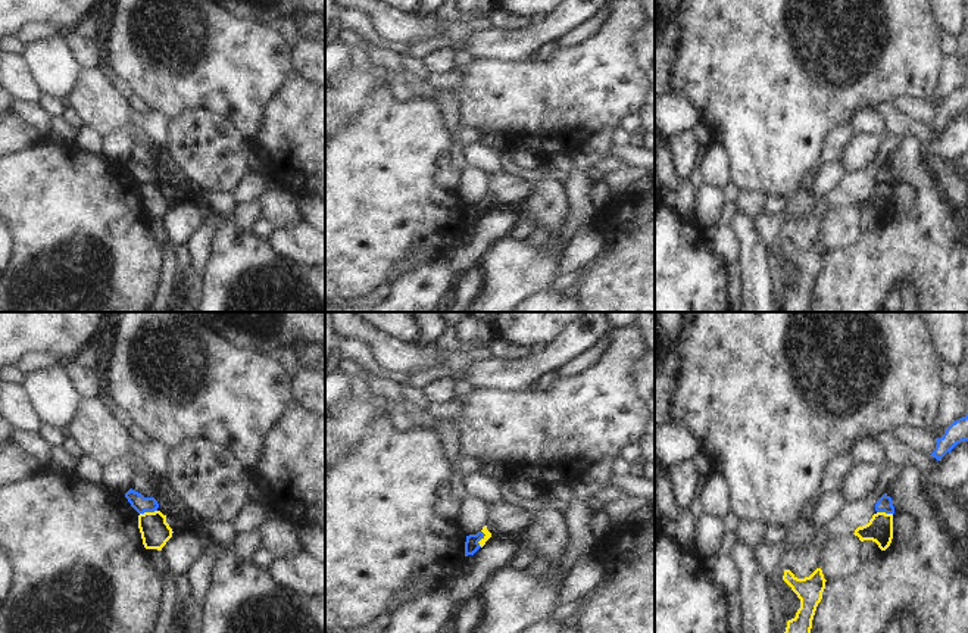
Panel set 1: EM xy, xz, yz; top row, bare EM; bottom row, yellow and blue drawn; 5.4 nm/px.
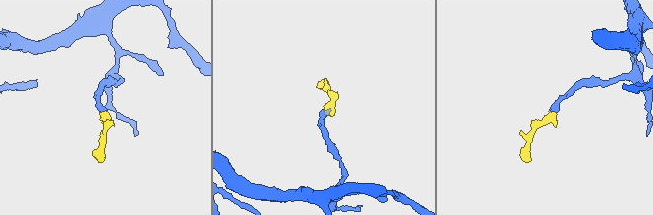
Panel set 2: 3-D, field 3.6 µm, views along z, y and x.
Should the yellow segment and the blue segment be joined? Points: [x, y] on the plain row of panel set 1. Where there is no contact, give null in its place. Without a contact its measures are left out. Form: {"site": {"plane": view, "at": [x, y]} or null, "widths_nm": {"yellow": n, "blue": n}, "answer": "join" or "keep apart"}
{"site": {"plane": "xy", "at": [147, 183]}, "widths_nm": {"yellow": 160, "blue": 90}, "answer": "keep apart"}

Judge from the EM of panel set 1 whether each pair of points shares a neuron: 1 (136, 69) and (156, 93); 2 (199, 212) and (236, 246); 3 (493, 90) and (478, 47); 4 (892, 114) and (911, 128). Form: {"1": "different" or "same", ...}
{"1": "same", "2": "different", "3": "different", "4": "same"}

